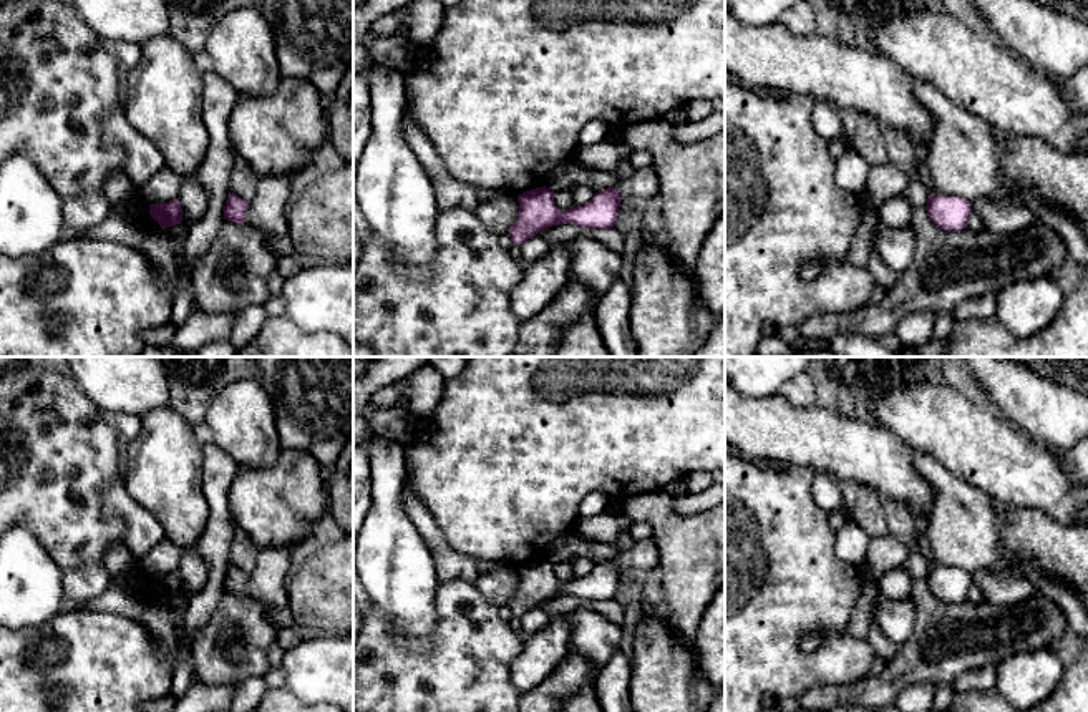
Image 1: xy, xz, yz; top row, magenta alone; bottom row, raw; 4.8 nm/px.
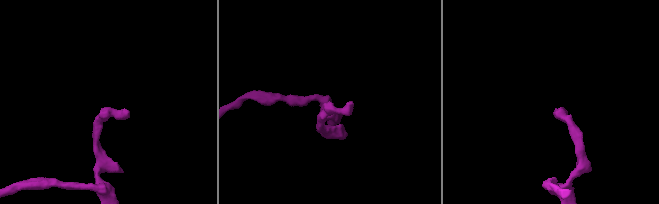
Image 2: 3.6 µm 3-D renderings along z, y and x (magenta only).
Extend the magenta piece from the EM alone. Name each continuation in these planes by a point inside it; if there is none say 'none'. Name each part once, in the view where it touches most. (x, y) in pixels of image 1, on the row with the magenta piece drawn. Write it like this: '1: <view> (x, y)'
1: xy (266, 211)

